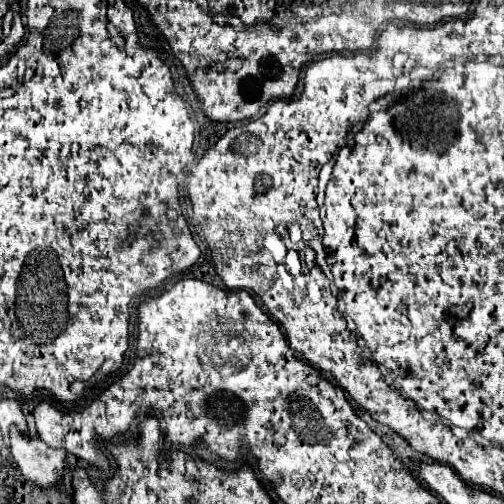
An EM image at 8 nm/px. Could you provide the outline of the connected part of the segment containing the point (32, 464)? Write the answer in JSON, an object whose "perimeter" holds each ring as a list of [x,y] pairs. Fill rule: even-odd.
{"perimeter":[[[15,426],[11,428],[11,454],[23,476],[41,488],[57,484],[63,476],[67,452],[49,448],[39,436],[25,436]]]}

